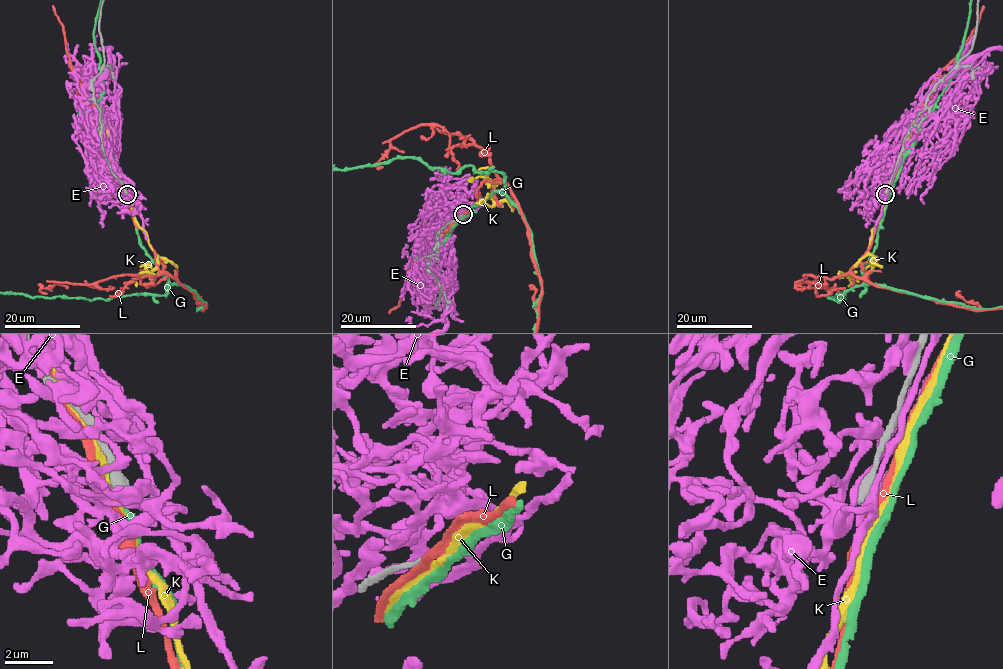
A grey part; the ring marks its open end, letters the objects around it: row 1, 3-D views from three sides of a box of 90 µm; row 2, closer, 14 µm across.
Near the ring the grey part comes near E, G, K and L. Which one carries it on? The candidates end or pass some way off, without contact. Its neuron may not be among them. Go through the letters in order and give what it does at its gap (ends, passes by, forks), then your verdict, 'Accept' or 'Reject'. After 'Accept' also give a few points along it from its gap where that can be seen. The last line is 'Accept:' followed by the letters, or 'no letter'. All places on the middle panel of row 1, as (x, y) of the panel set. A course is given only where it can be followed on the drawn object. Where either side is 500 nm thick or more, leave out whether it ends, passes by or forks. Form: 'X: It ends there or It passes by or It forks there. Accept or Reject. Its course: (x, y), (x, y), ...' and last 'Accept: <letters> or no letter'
E: It passes by. Reject
G: It passes by. Reject
K: It passes by. Reject
L: It passes by. Reject
Accept: no letter

